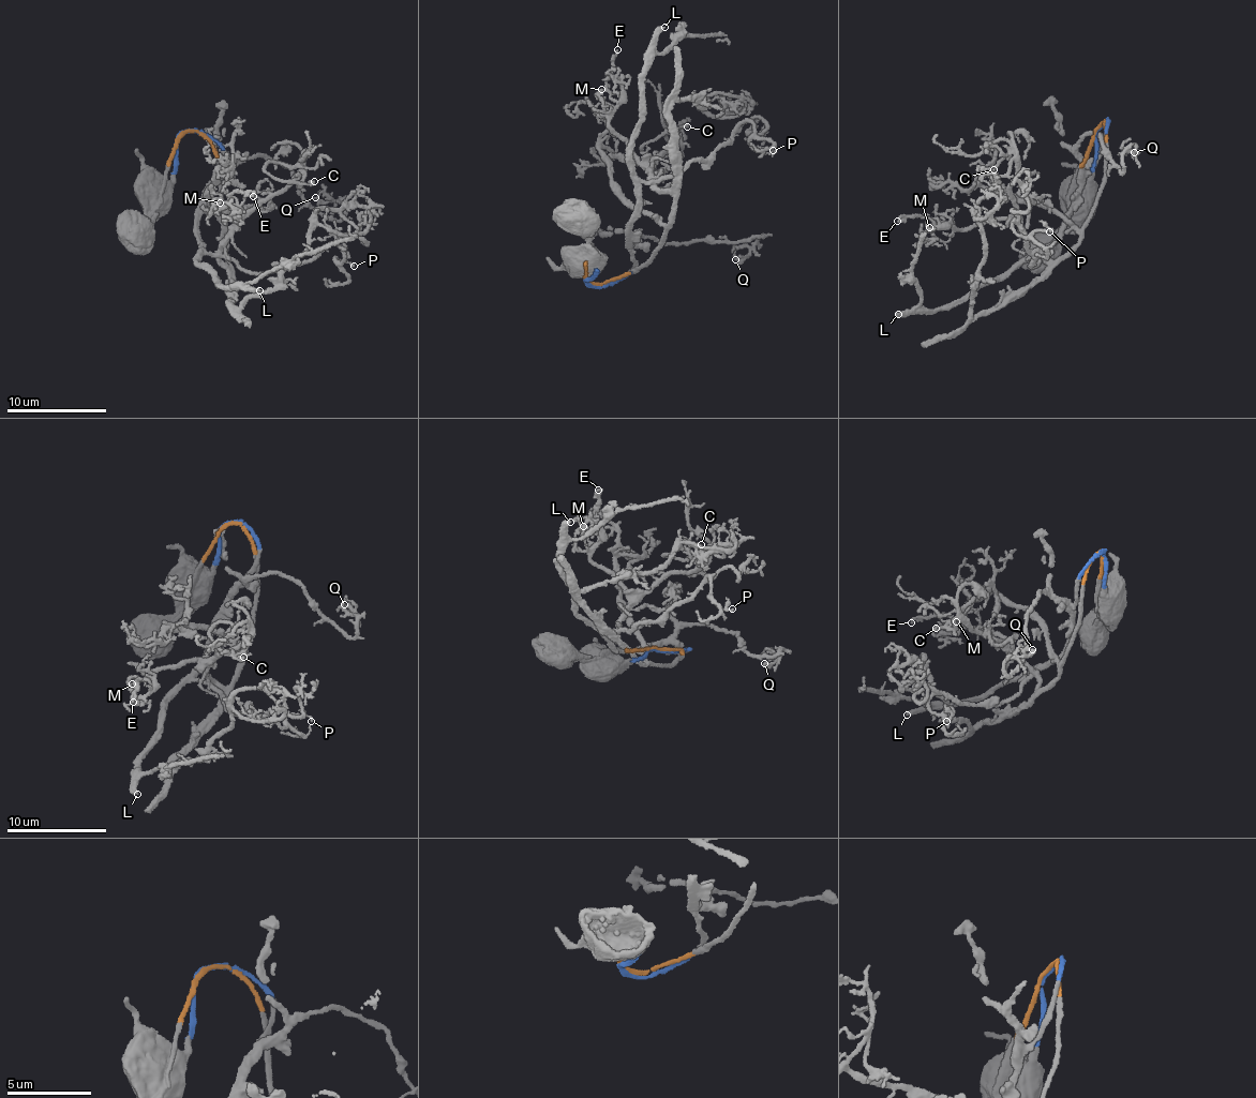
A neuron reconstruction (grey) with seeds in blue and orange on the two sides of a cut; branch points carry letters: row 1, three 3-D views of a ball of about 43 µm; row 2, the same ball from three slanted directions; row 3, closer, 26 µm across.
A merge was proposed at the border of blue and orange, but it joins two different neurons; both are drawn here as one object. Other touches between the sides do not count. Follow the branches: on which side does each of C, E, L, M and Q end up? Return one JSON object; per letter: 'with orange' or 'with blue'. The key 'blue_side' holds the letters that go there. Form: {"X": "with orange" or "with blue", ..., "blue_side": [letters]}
{"C": "with orange", "E": "with orange", "L": "with blue", "M": "with orange", "Q": "with blue", "blue_side": ["L", "Q"]}

